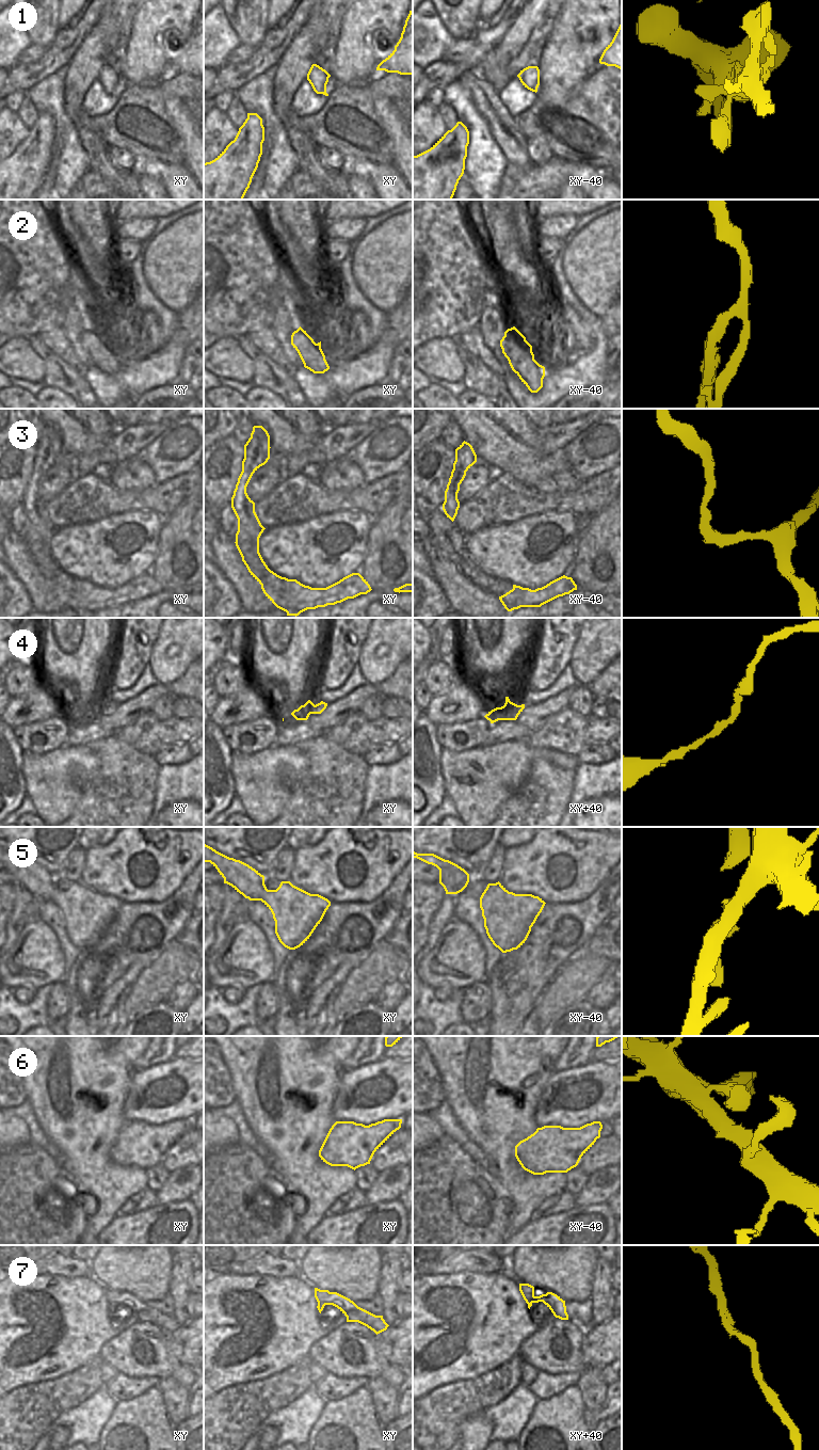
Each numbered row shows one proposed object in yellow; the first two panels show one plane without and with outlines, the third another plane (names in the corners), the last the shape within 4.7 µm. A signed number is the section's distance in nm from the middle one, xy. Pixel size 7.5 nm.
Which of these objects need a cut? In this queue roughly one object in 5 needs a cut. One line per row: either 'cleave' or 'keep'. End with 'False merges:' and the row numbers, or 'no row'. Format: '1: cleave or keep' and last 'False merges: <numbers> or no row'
1: keep
2: cleave
3: keep
4: keep
5: keep
6: keep
7: keep
False merges: 2

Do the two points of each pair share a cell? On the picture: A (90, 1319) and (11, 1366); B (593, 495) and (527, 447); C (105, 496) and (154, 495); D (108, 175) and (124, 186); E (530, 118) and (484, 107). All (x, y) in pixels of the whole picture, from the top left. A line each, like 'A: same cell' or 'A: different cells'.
A: same cell
B: different cells
C: same cell
D: same cell
E: different cells

